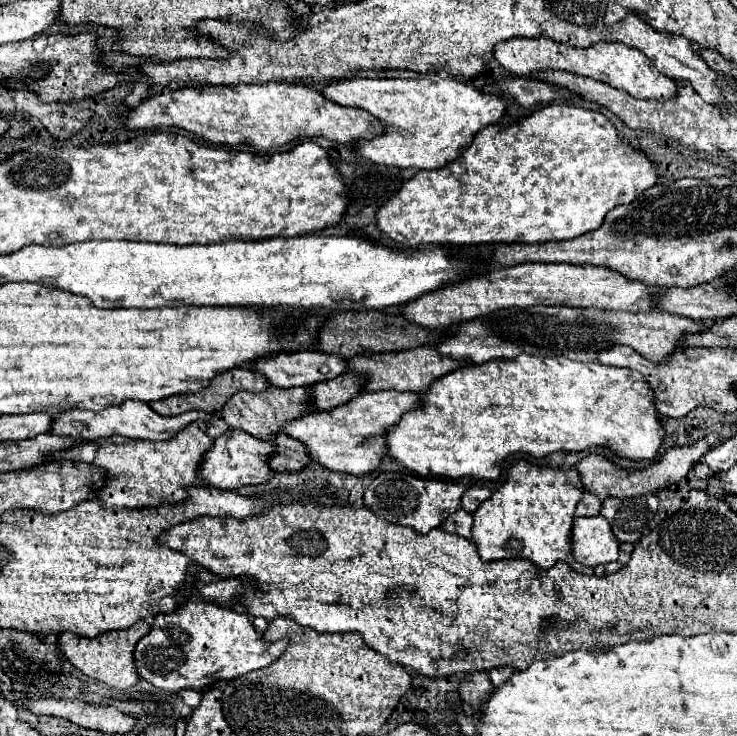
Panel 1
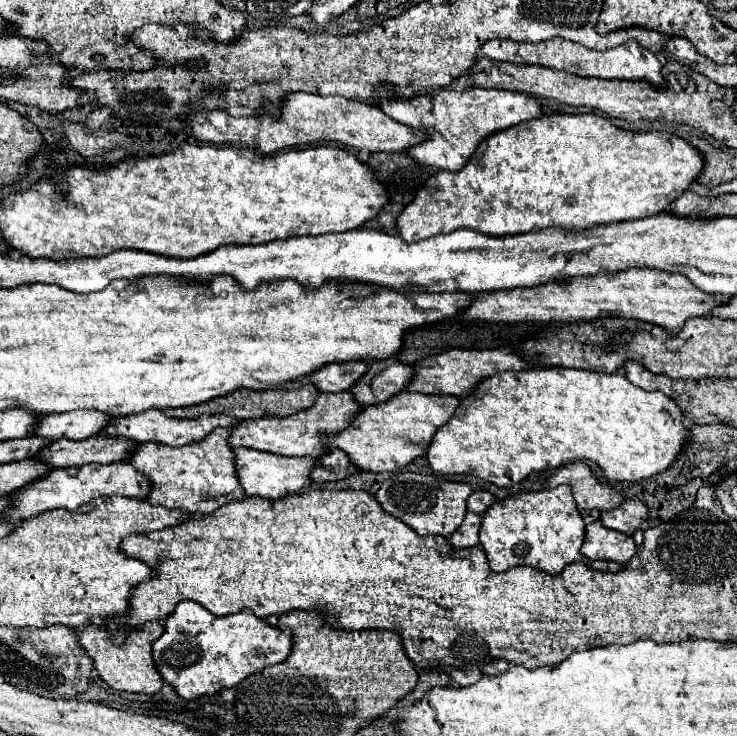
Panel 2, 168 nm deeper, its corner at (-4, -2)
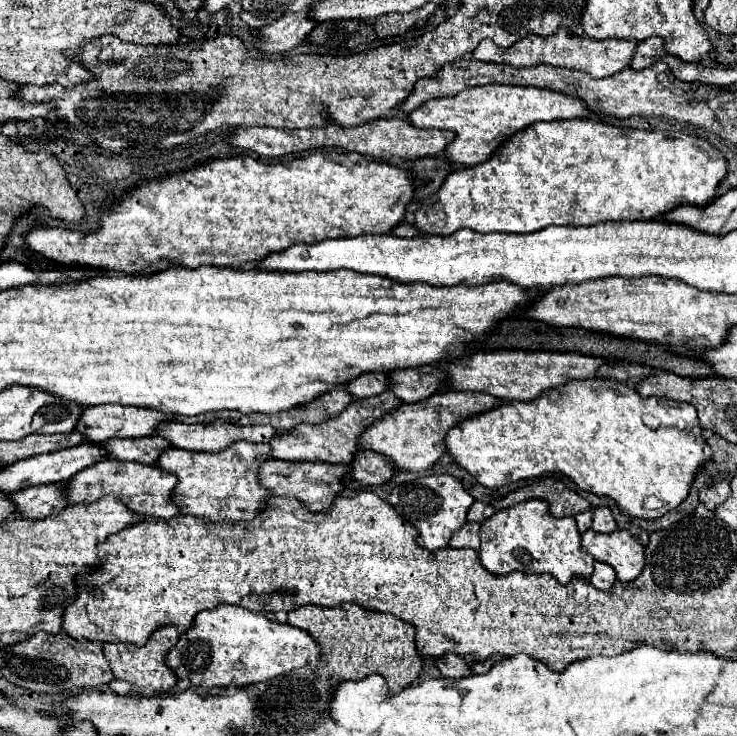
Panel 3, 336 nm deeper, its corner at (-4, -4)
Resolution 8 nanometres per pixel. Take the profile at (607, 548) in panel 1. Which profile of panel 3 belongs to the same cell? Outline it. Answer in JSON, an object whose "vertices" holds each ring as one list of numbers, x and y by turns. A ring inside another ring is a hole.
{"vertices":[[593,529,583,533,583,549,595,557,595,561,603,561,611,565,621,581,635,579,643,567,643,545,629,531,613,531,613,533,595,533]]}

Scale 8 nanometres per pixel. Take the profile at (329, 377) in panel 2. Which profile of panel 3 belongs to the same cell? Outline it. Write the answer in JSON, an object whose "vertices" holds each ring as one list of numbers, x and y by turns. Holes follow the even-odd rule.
{"vertices":[[365,373,365,375,359,375,359,377,351,379,345,385,345,389,355,399,379,395,379,393,383,393,387,389,387,373]]}

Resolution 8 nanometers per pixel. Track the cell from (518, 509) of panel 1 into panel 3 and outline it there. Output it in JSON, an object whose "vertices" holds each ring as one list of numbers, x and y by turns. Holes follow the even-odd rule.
{"vertices":[[529,499,498,510,481,525,481,549,479,549,481,565,493,573,493,575,505,575,511,571,523,571,523,573,549,573,553,575,561,585,569,583,571,577,589,577,593,571,595,559,583,551,581,547,581,533,577,531,573,517,553,517,549,515,549,505,543,499]]}

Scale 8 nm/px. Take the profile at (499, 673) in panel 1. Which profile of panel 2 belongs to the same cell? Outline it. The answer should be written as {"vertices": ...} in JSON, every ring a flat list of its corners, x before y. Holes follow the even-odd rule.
{"vertices":[[496,659,483,666,483,674,498,675,504,673,509,668,509,663,505,659]]}

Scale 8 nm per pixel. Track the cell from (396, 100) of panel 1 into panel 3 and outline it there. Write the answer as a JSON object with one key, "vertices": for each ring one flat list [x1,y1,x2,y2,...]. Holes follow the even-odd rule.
{"vertices":[[483,85,461,91,455,97,431,99,409,113,413,127,435,127,455,133,455,139,445,147,447,161,473,167,483,163,505,139,509,139,519,129,525,129,537,121,555,119,575,119,589,113,585,103,571,99,569,95,555,93,549,89,521,87,521,85]]}

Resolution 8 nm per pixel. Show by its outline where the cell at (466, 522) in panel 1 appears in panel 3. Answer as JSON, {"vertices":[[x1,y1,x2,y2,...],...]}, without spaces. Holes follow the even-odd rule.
{"vertices":[[465,523,453,537,449,547,453,549,461,549,461,547,469,547,469,549,479,549,479,523]]}

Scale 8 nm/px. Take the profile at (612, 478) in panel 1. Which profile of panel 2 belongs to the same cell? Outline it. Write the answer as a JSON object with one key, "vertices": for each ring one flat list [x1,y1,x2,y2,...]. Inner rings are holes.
{"vertices":[[575,461,557,469,549,477,547,485,549,487,569,485,579,511,591,511,591,509,609,511,623,501,621,493,615,487,605,485,597,477,593,477,593,471,581,461]]}

